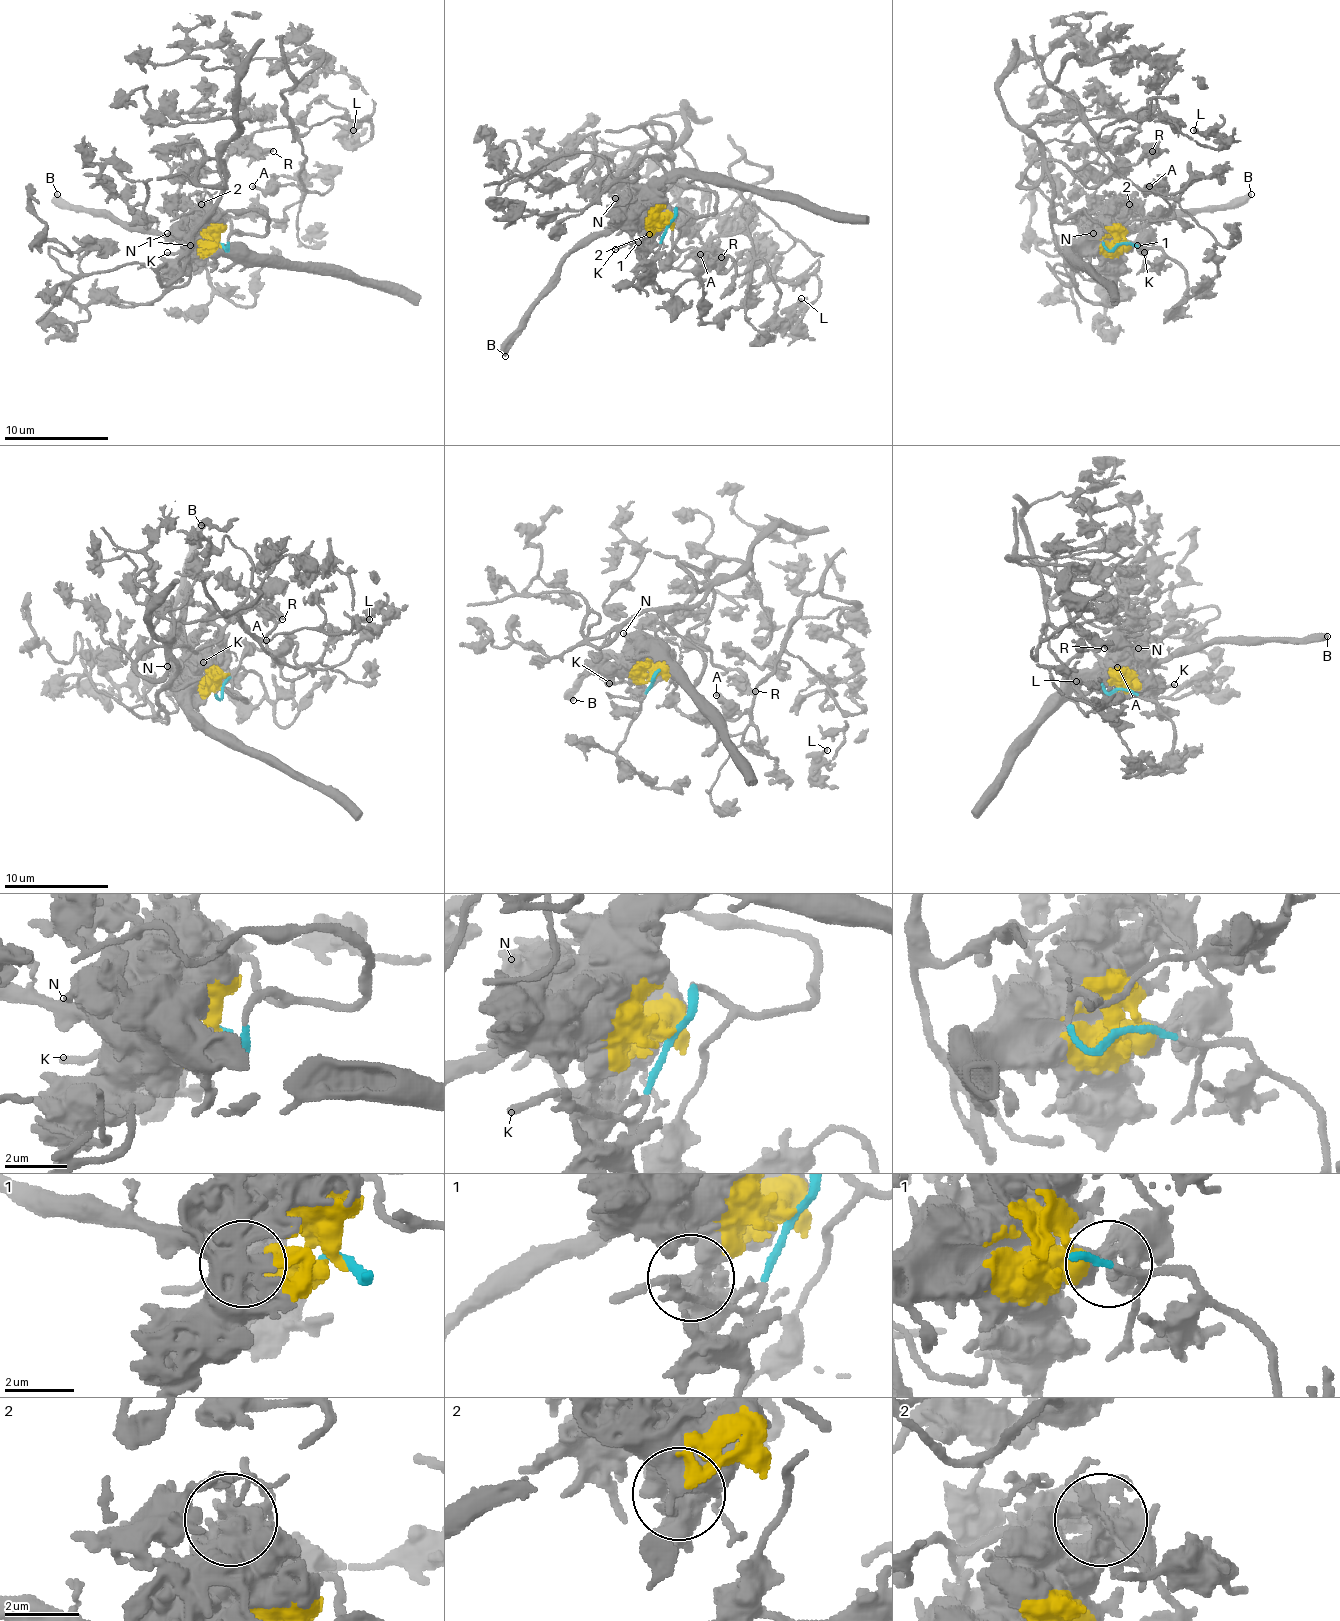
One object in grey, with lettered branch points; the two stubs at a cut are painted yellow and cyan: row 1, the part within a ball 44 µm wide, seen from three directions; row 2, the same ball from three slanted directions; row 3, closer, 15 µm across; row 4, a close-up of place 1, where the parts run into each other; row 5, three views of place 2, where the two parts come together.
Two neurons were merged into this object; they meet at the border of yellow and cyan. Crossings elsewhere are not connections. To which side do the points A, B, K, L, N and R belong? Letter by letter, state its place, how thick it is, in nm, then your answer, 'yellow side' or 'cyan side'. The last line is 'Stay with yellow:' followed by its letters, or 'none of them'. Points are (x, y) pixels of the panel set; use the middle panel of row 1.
A: (700, 254) | 200 nm | cyan side
B: (505, 356) | 440 nm | yellow side
K: (615, 249) | 240 nm | yellow side
L: (801, 298) | 240 nm | cyan side
N: (615, 198) | 550 nm | yellow side
R: (721, 257) | 280 nm | cyan side
Stay with yellow: B, K, N

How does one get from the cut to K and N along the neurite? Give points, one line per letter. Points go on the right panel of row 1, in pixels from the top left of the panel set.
K: (1119, 245), (1137, 245), (1145, 253)
N: (1119, 245), (1093, 232)

